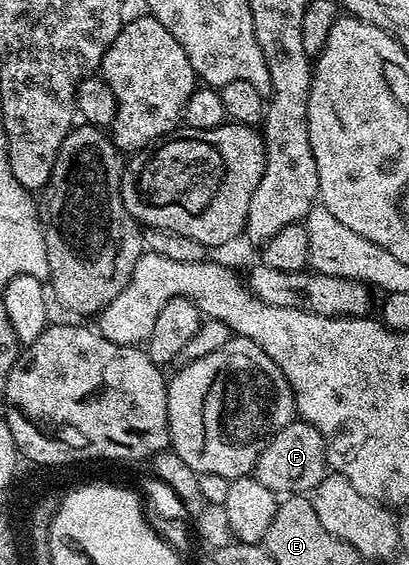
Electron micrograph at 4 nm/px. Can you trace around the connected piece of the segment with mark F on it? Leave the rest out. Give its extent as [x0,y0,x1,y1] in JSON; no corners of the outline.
[252,418,327,496]

